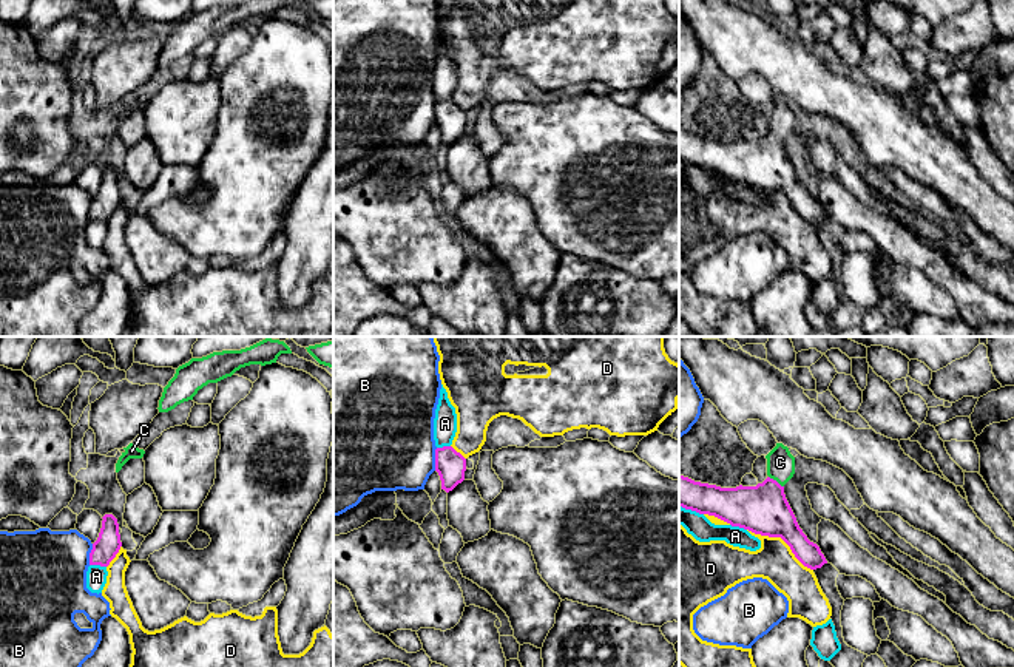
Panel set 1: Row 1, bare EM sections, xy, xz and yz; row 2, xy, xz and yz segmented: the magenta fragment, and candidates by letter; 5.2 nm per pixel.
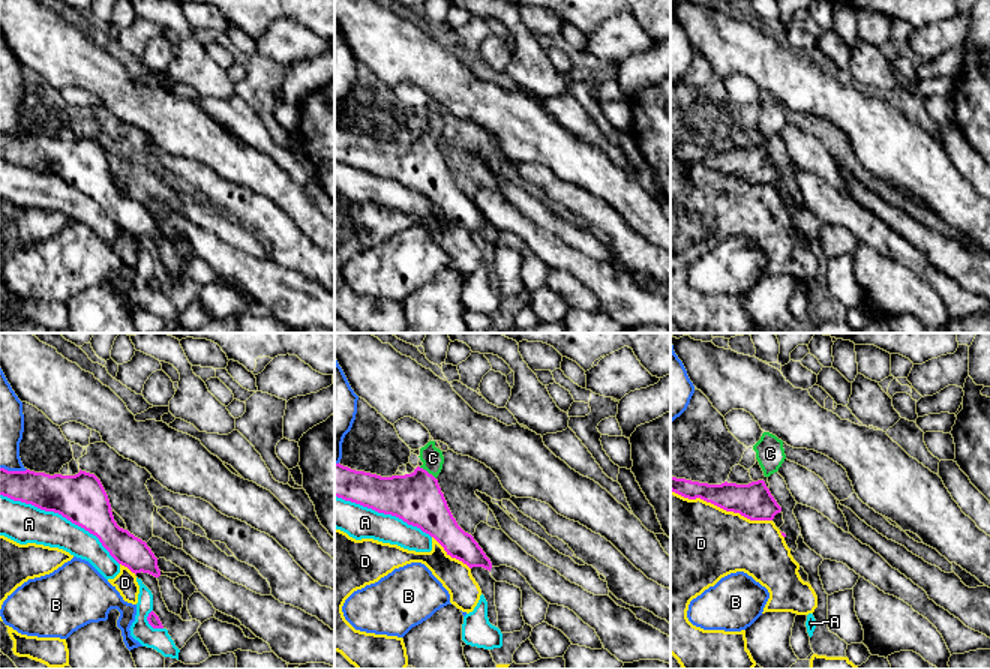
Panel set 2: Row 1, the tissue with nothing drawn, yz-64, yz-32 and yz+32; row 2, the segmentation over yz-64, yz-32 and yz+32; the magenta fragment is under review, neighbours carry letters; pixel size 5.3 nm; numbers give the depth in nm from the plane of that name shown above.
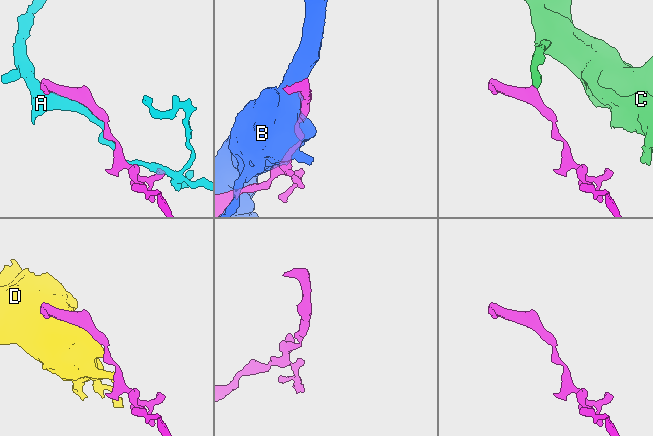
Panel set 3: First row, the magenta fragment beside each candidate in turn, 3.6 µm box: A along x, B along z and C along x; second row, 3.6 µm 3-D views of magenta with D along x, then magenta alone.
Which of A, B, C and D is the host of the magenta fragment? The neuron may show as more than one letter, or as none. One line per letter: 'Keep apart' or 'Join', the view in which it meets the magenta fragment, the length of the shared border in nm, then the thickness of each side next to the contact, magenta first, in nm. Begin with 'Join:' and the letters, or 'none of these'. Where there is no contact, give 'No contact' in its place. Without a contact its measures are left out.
Join: C
A: Keep apart. Touches magenta in xy. Shared border 90 nm. Thickness 130 nm (magenta) against 110 nm
B: Keep apart. Touches magenta in xz. Shared border 120 nm. Thickness 160 nm (magenta) against 460 nm
C: Join. Touches magenta in yz. Shared border 100 nm. Thickness 260 nm (magenta) against 140 nm
D: Keep apart. Touches magenta in yz. Shared border 400 nm. Thickness 260 nm (magenta) against 200 nm

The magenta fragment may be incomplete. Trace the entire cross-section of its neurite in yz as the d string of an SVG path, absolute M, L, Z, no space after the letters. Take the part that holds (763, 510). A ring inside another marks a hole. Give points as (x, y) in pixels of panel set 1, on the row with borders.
M776 443L766 459L769 477L756 486L721 488L679 474L679 506L755 534L781 537L804 567L821 568L827 560L799 528L784 494L784 485L795 474L795 457Z

